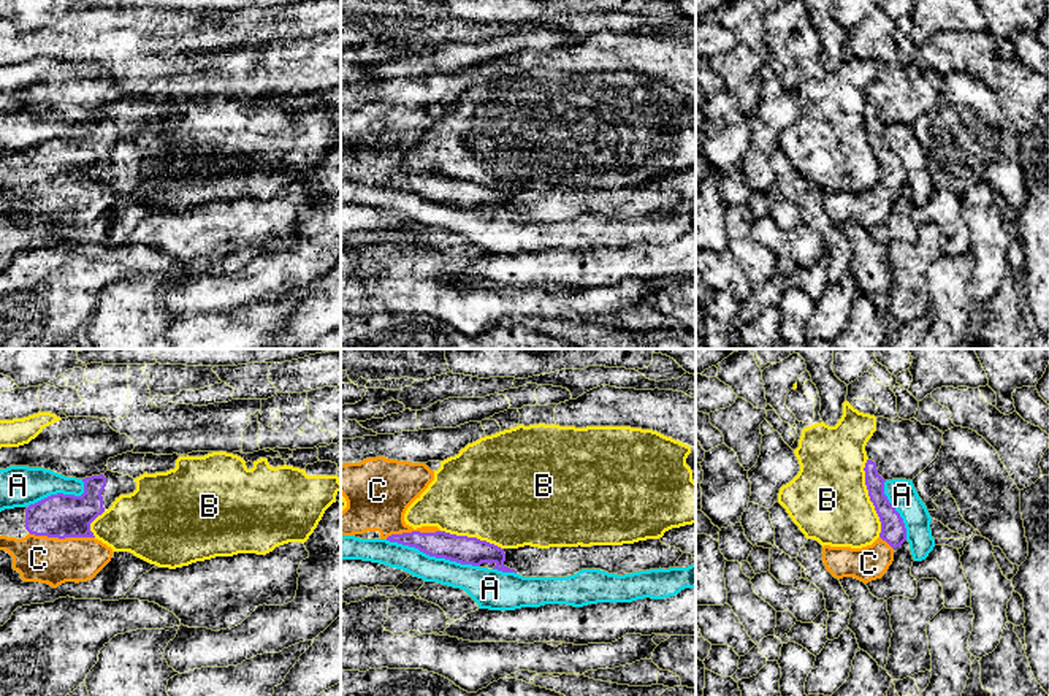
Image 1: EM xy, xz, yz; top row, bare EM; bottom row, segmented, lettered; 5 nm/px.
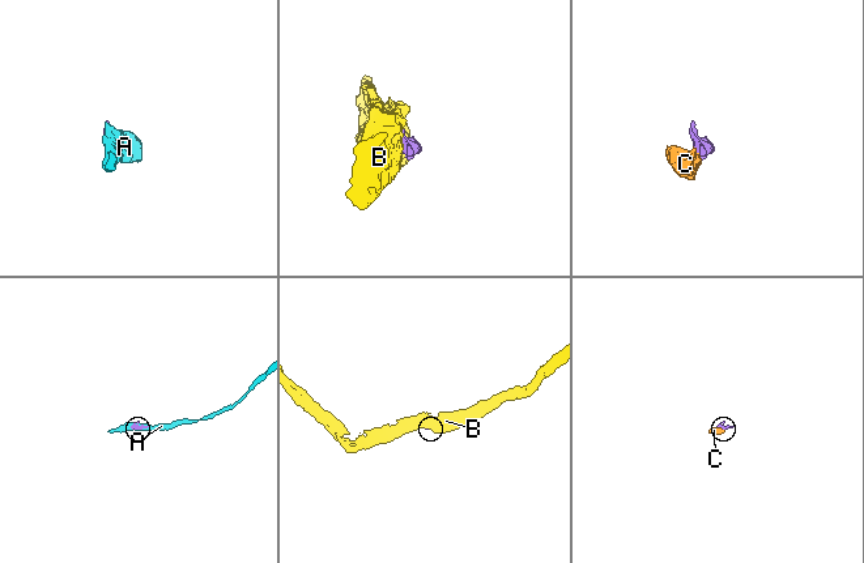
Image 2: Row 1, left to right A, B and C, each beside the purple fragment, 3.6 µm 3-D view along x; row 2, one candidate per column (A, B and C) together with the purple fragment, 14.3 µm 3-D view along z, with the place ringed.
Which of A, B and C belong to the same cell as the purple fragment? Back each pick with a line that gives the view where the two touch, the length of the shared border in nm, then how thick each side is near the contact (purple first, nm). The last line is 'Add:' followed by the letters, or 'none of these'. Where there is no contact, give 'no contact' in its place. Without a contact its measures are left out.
C: contact in xy; length 340 nm; calibres 220 and 240 nm
Add: C

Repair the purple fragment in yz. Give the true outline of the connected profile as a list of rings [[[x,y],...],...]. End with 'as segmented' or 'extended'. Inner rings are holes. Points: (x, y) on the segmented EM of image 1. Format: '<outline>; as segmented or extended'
[[[865,463],[865,485],[881,522],[879,537],[867,547],[822,547],[826,569],[835,577],[854,577],[864,583],[881,579],[894,561],[894,550],[906,541],[903,518],[884,495],[884,479],[876,463]]]; extended

